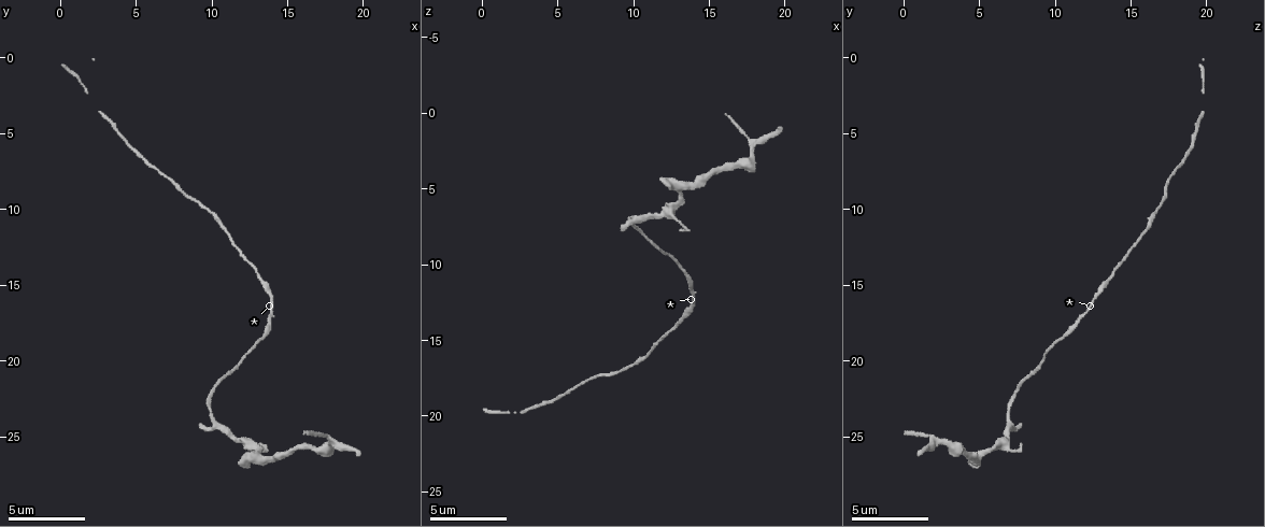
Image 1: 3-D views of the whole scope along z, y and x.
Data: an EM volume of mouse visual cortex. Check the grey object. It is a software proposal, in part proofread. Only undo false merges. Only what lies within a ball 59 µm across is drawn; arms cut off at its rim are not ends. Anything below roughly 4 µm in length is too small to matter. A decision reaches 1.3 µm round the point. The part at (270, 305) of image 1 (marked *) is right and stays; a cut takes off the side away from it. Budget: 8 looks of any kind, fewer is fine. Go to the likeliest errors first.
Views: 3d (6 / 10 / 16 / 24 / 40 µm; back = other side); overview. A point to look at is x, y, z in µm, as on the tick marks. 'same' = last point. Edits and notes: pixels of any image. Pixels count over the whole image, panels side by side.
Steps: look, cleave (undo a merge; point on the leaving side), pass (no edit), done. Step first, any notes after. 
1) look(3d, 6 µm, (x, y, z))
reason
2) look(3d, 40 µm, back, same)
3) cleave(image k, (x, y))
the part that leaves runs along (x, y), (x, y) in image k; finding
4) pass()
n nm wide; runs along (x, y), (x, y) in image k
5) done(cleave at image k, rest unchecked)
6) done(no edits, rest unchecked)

look(3d, 10 µm, (13.2, 14.4, 13.8))
sudden change in width

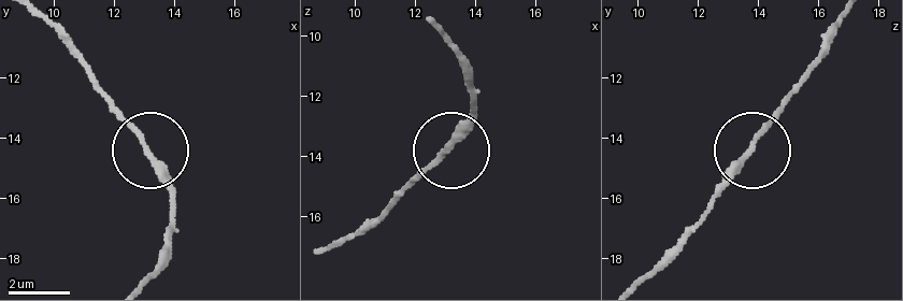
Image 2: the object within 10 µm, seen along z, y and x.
pass()
runs along (470, 104), (462, 135), (403, 195) in image 2; one cell here

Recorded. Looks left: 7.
look(3d, 10 µm, (10.4, 24.4, 6.8))
sudden change in width

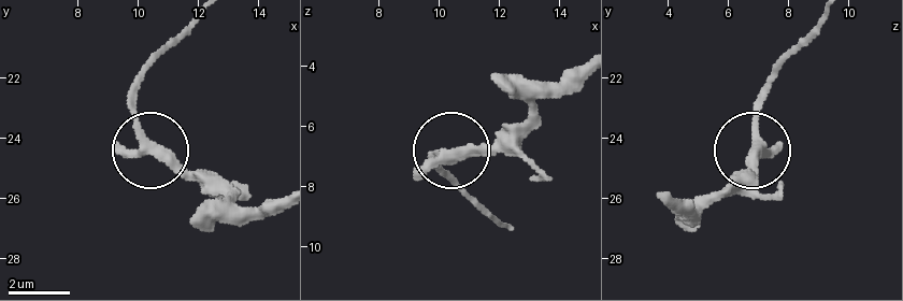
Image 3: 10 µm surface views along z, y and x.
pass()
310 nm wide; runs along (817, 25), (769, 79), (756, 125), (756, 191) in image 3; one cell here

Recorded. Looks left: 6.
look(3d, 10 µm, (6.6, 7.4, 18.0))
thick turns thin

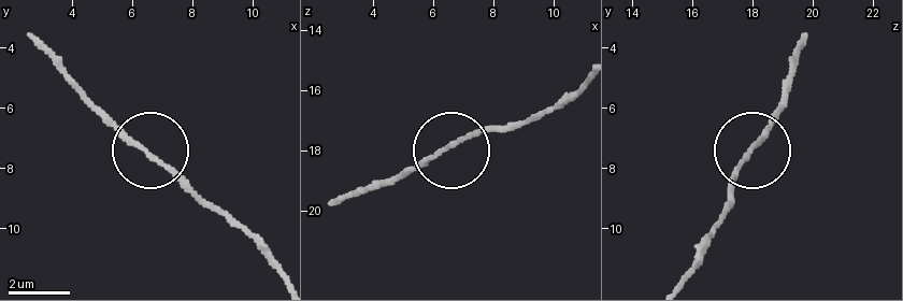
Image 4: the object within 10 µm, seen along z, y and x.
pass()
150 nm wide; runs along (681, 282), (727, 210), (732, 174), (786, 99) in image 4; all the same cell

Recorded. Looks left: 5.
look(3d, 6 µm, (13.2, 18.6, 10.2))
sudden change in width

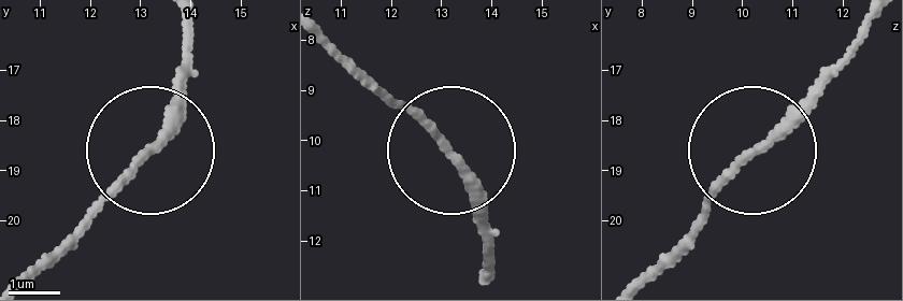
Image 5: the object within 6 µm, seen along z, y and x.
pass()
runs along (182, 43), (177, 129), (57, 253) in image 5; all the same cell

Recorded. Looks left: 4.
done(no edits, rest unchecked)

